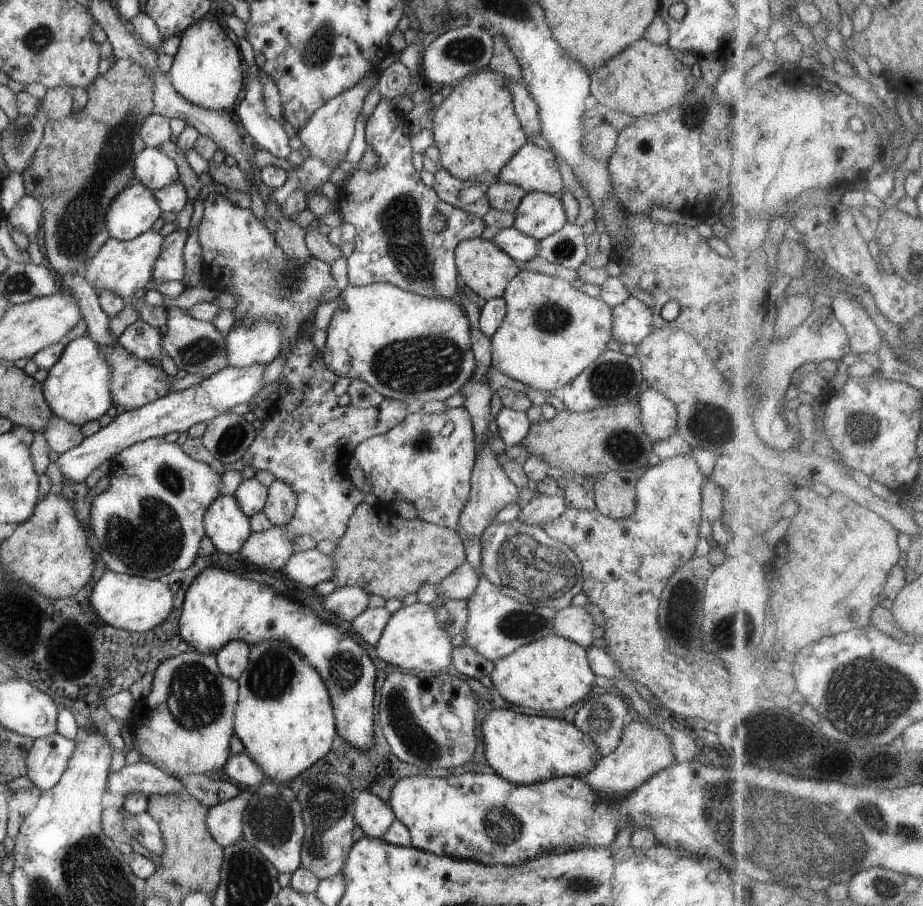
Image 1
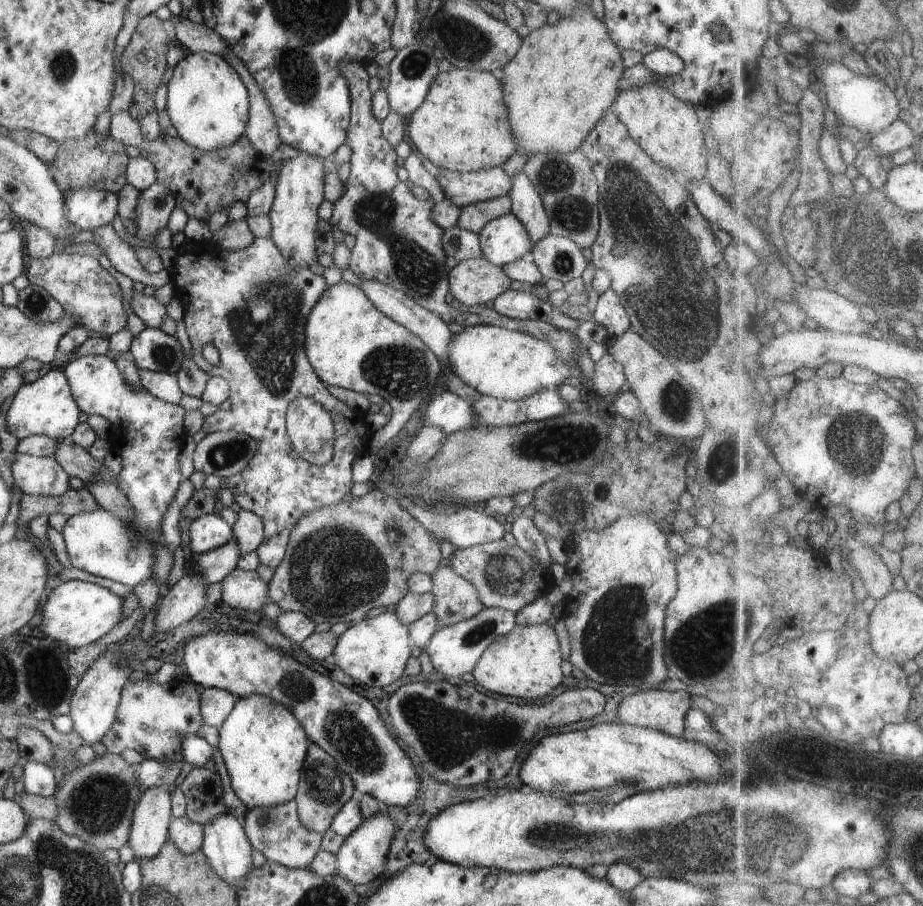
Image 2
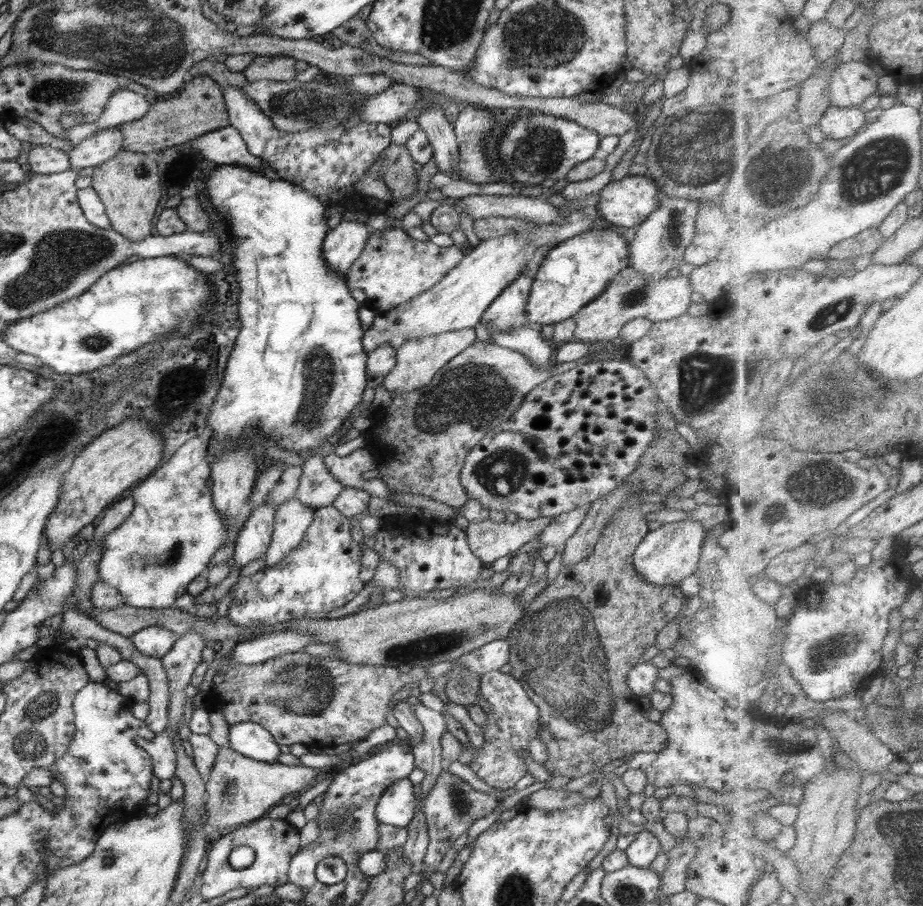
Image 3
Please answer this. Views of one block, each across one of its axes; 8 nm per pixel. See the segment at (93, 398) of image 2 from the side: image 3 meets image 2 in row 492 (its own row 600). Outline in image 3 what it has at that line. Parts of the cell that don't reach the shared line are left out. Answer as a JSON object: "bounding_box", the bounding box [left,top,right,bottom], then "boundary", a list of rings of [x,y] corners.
{"bounding_box":[92,436,229,610],"boundary":[[[198,436],[186,441],[158,471],[142,480],[132,492],[131,497],[135,505],[130,516],[116,530],[92,543],[101,546],[102,549],[102,556],[97,564],[99,578],[117,588],[122,593],[126,605],[152,610],[176,608],[176,599],[187,592],[187,586],[192,580],[205,574],[210,558],[222,544],[226,544],[225,540],[229,535],[227,524],[215,509],[210,486],[205,482],[206,454],[200,451],[205,442]]]}

